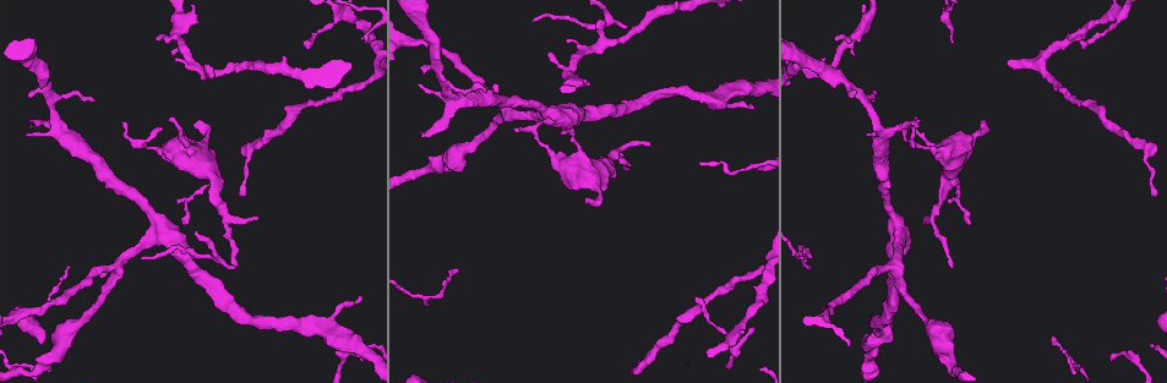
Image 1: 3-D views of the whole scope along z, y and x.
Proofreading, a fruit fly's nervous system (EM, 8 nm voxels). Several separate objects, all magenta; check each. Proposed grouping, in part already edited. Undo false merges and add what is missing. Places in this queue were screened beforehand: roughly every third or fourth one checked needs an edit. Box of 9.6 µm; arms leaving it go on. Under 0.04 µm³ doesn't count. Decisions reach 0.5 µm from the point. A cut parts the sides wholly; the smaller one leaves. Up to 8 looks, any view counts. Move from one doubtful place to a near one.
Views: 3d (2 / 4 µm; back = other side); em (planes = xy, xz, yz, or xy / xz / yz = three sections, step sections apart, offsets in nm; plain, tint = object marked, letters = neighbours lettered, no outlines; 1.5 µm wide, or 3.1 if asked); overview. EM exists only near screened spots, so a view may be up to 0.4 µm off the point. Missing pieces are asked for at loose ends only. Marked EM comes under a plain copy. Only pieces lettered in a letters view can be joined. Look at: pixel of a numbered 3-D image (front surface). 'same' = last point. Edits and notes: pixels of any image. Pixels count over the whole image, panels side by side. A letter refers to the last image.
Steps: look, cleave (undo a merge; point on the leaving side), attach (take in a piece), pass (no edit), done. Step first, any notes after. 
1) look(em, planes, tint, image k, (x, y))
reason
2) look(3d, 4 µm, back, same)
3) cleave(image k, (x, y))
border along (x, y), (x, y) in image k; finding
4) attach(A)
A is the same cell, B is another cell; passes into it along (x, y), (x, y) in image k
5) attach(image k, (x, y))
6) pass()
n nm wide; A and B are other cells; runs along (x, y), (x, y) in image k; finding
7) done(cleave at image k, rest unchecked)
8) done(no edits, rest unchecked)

look(3d, 4 µm, image 1, (183, 222))

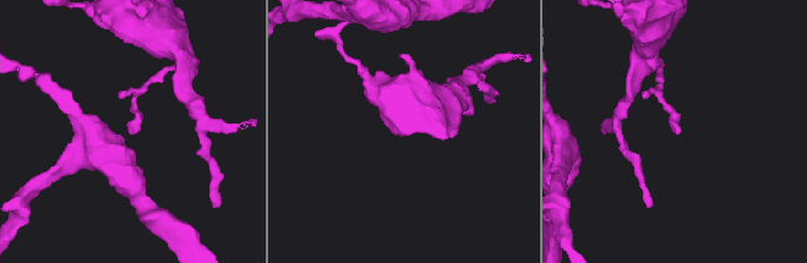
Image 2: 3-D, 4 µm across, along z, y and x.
look(em, yz, step 4, letters, image 2, (131, 128))

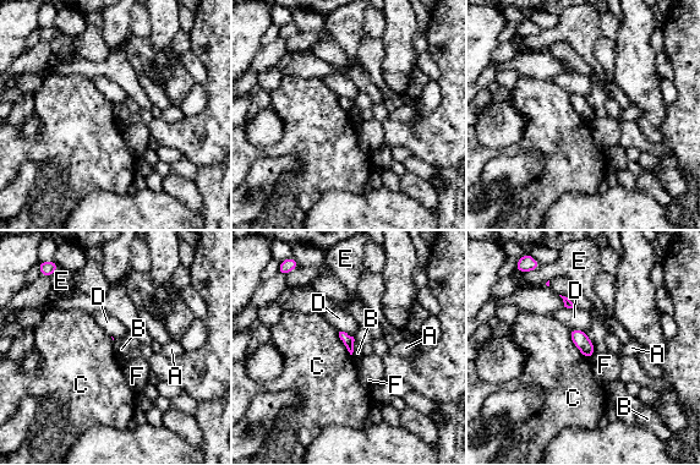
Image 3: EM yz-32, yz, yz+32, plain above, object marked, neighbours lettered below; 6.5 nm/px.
pass()
A, B, C, D, E and F are other cells; no lettered piece goes on from it

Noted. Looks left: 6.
look(em, xy, step 4, letters, image 1, (259, 216))
free end

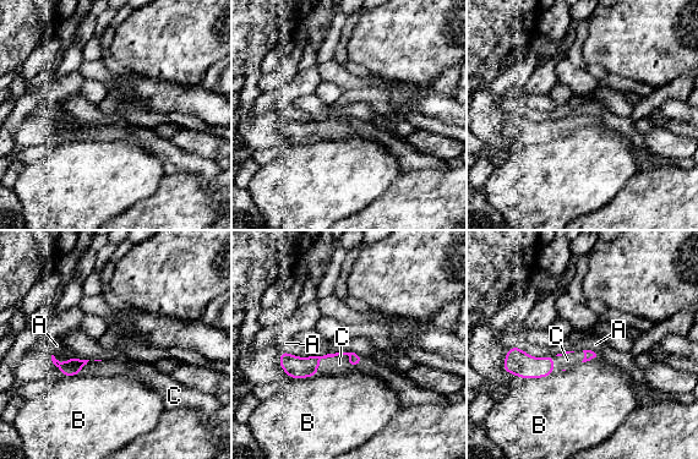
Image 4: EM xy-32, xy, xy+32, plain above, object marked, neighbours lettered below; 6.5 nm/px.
attach(C)
C is the same cell, A and B are other cells; passes into it along (296, 367), (332, 356), (339, 364) in image 4; it goes on there

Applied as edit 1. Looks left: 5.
look(overview)
redraw

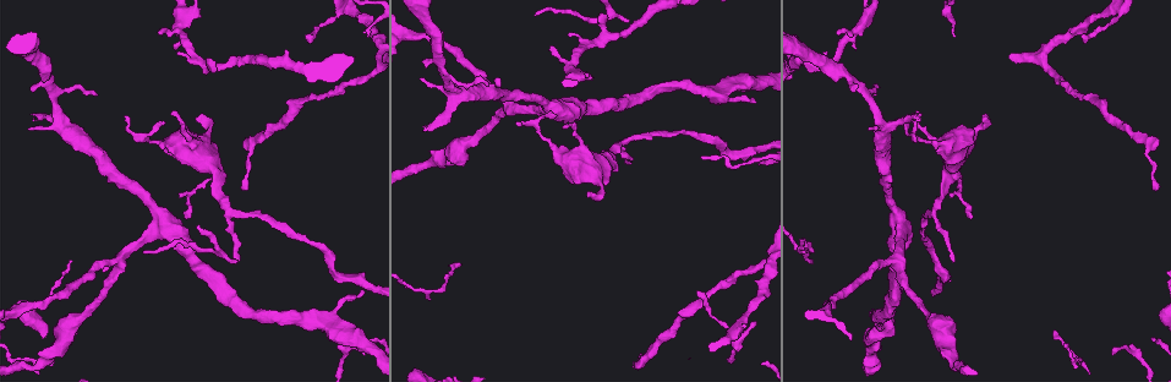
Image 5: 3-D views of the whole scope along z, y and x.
look(em, xz, step 8, tint, image 5, (172, 111))
branch stops here

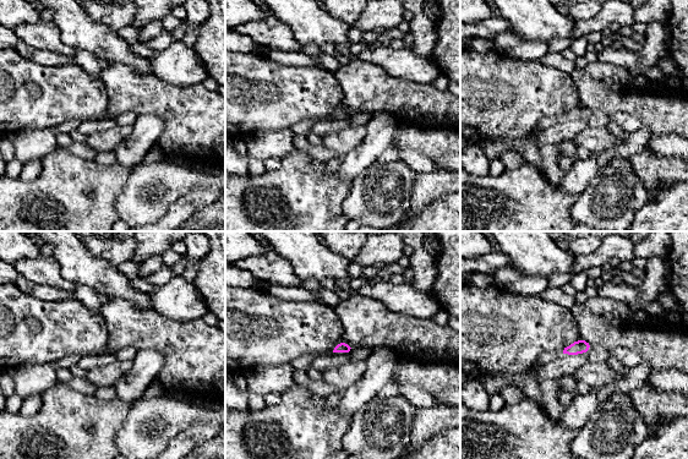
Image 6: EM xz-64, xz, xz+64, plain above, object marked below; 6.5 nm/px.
look(em, planes, letters, same)

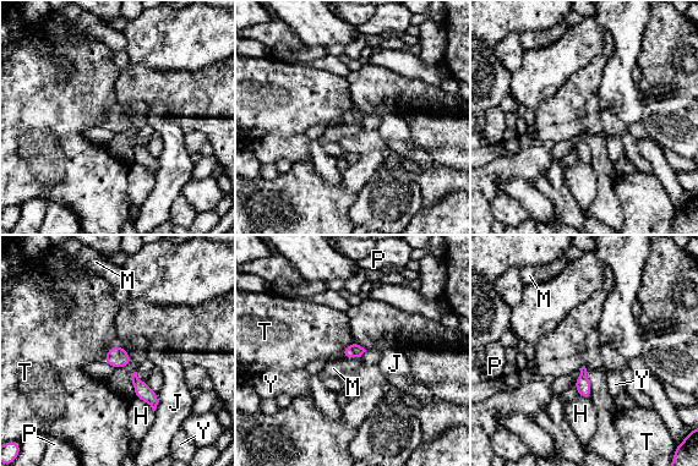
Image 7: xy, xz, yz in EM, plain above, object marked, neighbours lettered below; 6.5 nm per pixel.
pass()
90 nm wide; H, J, M, P, T and Y are other cells; none of them fits

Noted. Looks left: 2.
done(attach at image 4, rest unchecked)

